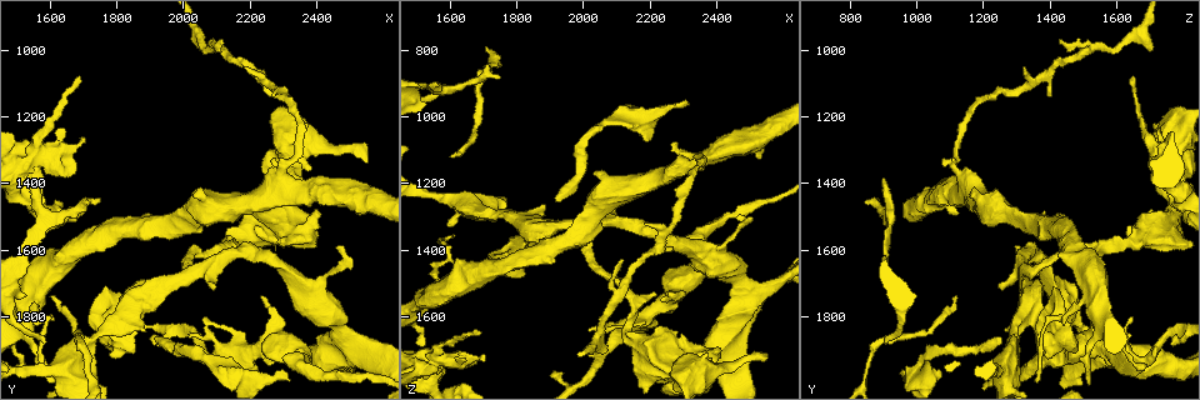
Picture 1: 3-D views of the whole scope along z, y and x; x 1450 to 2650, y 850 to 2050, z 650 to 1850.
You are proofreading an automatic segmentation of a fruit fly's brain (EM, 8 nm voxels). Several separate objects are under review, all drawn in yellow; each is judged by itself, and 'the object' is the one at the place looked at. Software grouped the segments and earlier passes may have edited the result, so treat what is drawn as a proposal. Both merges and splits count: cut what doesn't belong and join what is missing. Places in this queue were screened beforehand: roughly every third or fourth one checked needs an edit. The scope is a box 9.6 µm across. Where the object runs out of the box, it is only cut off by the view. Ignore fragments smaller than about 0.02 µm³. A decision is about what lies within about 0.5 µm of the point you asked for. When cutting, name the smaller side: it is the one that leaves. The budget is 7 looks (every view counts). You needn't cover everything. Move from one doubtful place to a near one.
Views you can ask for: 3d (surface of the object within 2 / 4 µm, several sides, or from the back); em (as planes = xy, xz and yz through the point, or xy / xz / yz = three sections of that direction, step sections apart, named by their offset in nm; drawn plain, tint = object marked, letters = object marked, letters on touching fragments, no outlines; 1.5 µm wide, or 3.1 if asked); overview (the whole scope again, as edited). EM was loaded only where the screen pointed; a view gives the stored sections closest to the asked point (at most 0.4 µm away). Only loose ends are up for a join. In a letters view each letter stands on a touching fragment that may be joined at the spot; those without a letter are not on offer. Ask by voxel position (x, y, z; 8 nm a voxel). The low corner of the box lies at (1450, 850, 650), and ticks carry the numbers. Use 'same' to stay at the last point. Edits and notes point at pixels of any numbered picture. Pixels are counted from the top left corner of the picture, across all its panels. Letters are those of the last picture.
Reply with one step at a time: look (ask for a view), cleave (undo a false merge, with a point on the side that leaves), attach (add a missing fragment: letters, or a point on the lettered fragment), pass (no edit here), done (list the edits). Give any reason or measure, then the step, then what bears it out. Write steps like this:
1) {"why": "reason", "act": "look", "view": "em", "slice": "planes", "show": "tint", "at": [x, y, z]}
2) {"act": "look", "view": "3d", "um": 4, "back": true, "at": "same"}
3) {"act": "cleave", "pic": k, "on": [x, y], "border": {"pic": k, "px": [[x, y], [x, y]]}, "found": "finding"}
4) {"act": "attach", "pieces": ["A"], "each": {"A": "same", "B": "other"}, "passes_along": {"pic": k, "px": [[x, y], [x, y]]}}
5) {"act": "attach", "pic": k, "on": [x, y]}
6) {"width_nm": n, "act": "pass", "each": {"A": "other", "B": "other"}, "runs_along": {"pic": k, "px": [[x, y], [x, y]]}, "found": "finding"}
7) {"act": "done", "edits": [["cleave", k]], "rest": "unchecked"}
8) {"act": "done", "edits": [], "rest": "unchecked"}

{"act": "look", "view": "3d", "um": 4, "at": [1720, 1970, 860]}

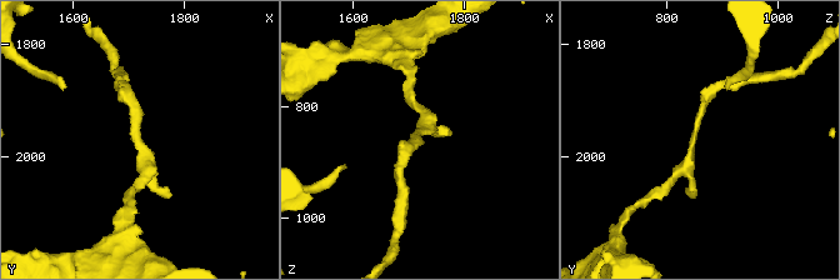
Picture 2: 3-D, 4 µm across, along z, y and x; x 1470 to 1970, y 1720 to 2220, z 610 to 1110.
{"arm_widths_nm": [170, 280], "why": "now the EM", "act": "look", "view": "em", "slice": "yz", "step": 4, "show": "tint", "at": [1715, 1960, 850]}

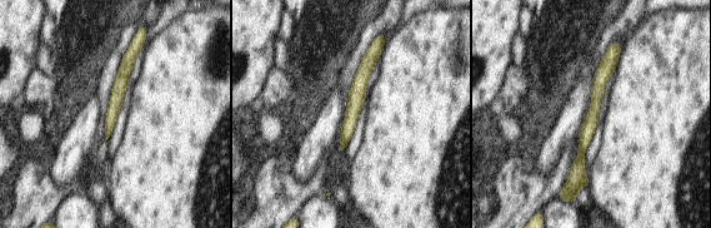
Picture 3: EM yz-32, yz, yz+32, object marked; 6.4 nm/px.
{"act": "look", "view": "em", "slice": "planes", "show": "letters", "at": "same"}

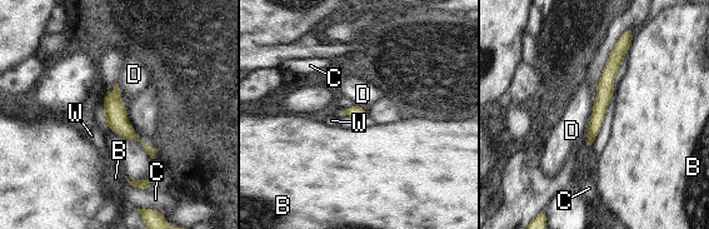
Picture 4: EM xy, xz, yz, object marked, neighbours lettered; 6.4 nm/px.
{"act": "pass", "each": {"B": "other", "C": "other", "D": "other", "W": "other"}, "found": "continuous, no second cell"}

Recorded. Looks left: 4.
{"why": "branch stops here", "act": "look", "view": "3d", "um": 2, "at": [1910, 1880, 1760]}

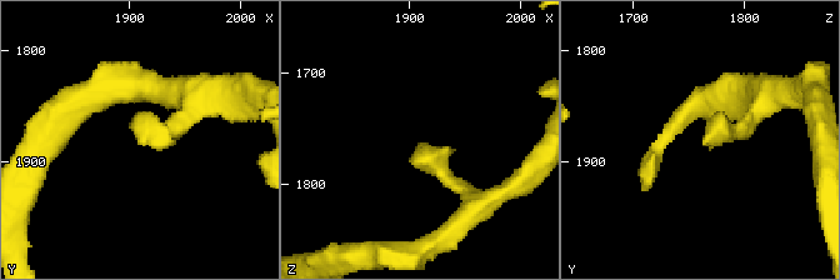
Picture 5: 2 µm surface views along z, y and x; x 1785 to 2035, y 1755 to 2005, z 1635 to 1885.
{"act": "look", "view": "em", "slice": "planes", "show": "letters", "at": [1910, 1882, 1764]}

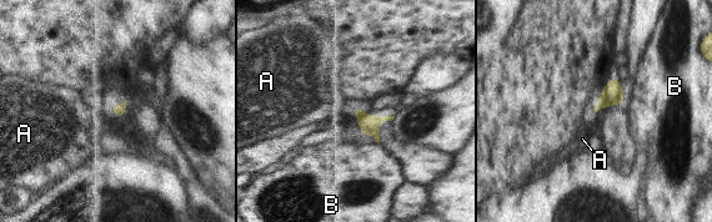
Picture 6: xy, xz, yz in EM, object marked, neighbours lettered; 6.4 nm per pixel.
{"act": "pass", "each": {"A": "other", "B": "other"}, "border": {"pic": 6, "px": [[113, 107], [115, 112]]}, "found": "no lettered fragment goes on from it"}

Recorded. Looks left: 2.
{"act": "done", "edits": [], "rest": "unchecked"}

